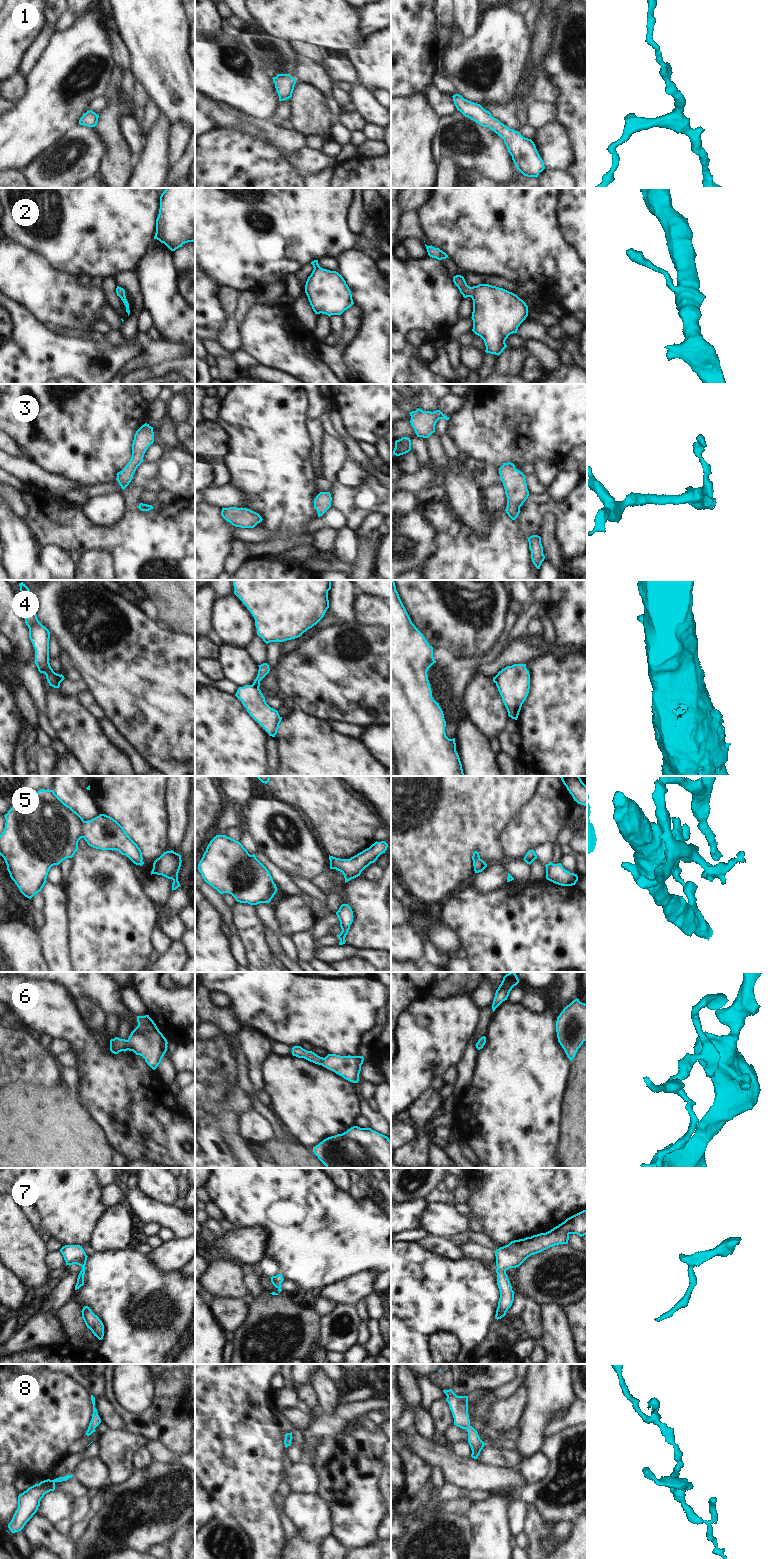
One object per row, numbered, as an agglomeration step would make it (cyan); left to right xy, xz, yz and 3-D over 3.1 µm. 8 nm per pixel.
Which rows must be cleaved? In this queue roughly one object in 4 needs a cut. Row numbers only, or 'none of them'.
4

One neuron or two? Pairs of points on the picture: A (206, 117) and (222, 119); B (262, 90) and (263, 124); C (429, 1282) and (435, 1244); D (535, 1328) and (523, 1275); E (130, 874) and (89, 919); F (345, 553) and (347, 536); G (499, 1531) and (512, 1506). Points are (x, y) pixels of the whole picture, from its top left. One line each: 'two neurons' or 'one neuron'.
A: one neuron
B: two neurons
C: two neurons
D: two neurons
E: one neuron
F: one neuron
G: two neurons

